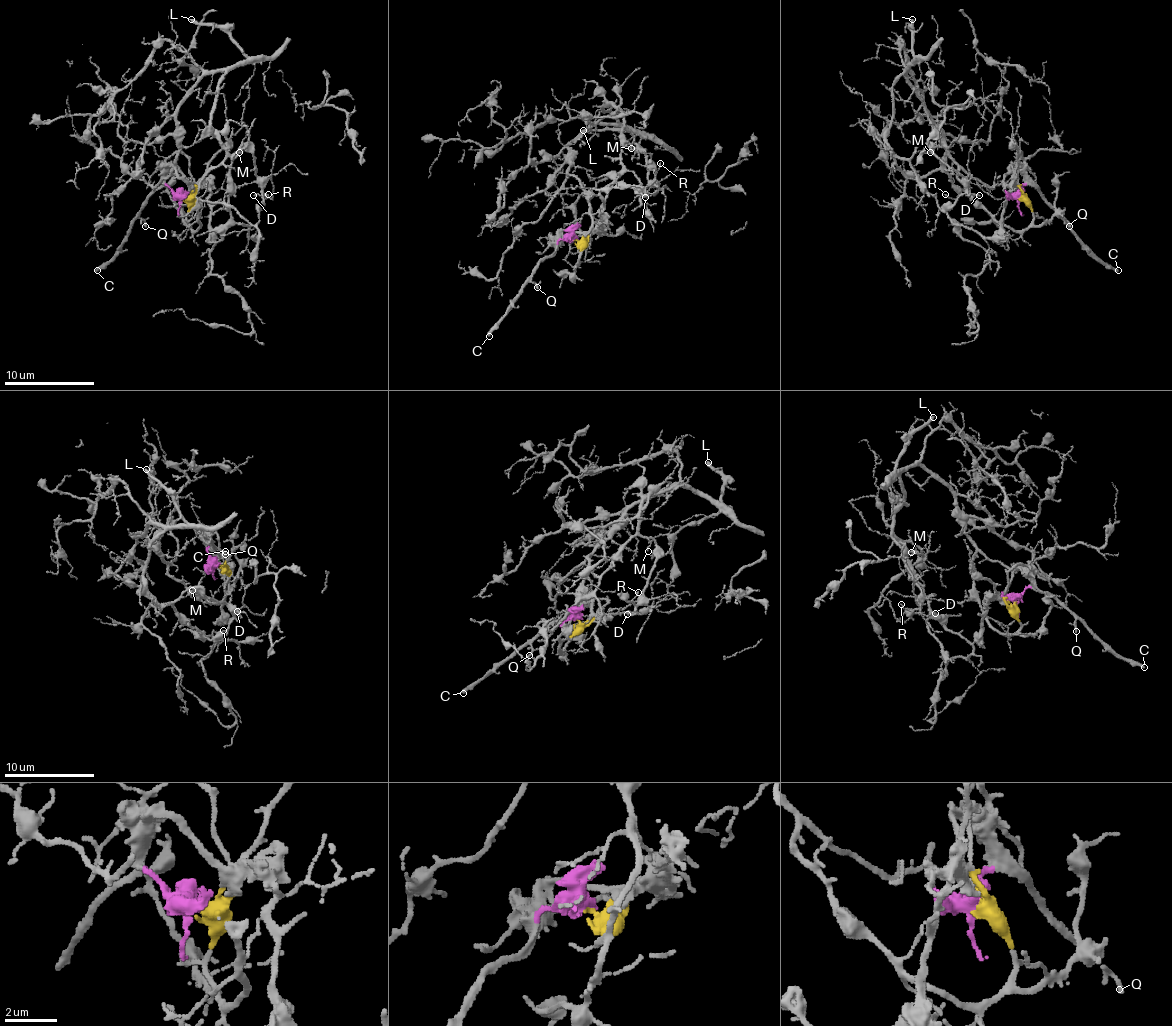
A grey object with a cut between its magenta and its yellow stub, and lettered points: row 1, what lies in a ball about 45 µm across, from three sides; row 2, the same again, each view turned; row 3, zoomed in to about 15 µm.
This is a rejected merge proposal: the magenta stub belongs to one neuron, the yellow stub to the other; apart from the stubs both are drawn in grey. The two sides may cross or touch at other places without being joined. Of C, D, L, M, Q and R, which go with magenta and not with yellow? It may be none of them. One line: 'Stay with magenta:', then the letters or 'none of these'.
Stay with magenta: C, Q

